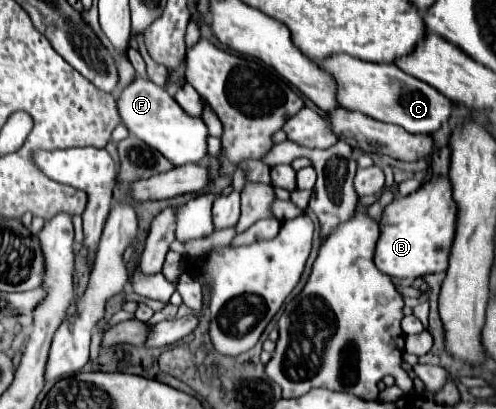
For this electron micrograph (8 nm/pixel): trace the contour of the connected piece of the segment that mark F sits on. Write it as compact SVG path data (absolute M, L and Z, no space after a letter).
M135 76L131 86L125 86L117 98L117 110L121 122L129 130L129 134L137 136L151 148L159 150L167 160L175 166L187 162L201 162L207 156L207 126L201 118L193 118L167 94L165 88L153 84L149 78Z

